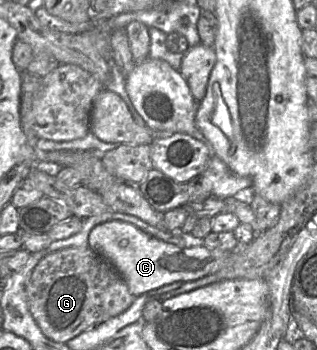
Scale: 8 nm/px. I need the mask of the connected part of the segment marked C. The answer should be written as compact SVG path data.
M109 221L95 226L89 234L88 247L113 265L135 297L176 281L195 281L213 274L227 265L233 253L209 250L203 245L178 247L123 221Z

